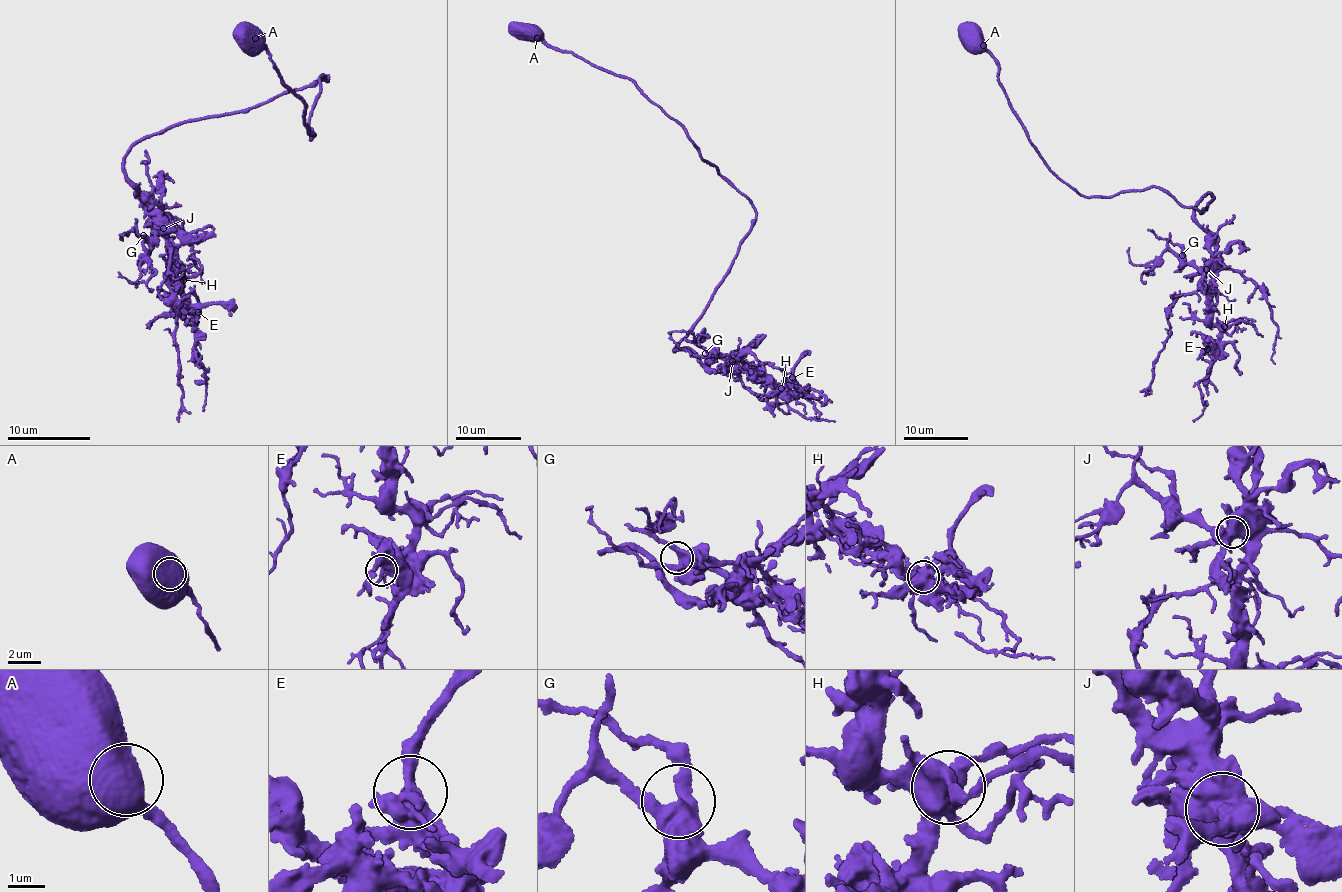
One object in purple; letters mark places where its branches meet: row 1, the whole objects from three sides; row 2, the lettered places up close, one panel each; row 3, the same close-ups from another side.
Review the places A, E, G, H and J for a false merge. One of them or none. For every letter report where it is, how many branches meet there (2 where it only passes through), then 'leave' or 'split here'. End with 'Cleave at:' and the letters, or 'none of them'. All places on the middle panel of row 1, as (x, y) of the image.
A: (537, 38) | 3 | leave
E: (792, 377) | 3 | leave
G: (705, 353) | 3 | leave
H: (781, 388) | 4 | leave
J: (732, 361) | 3 | leave
Cleave at: none of them

